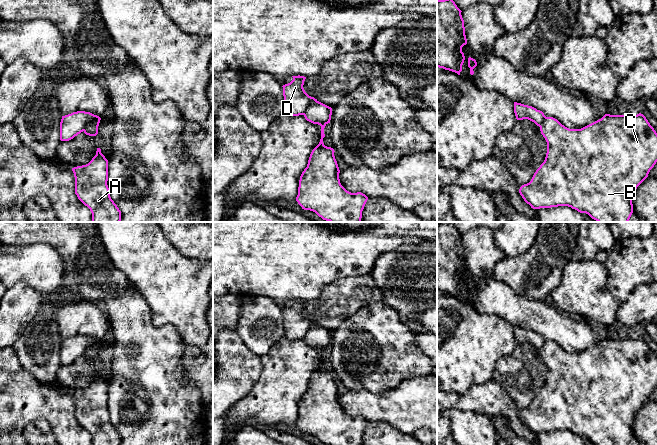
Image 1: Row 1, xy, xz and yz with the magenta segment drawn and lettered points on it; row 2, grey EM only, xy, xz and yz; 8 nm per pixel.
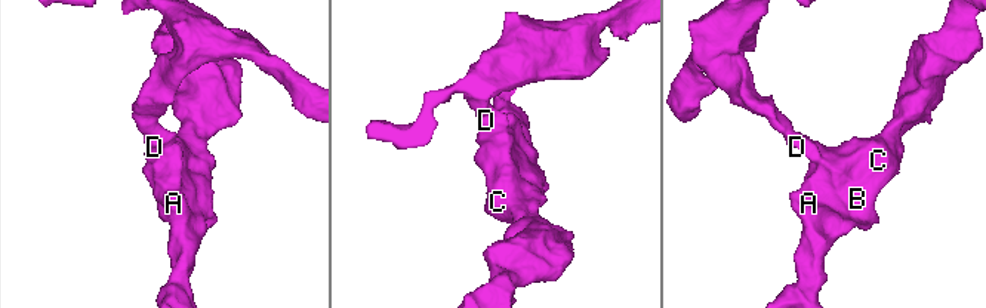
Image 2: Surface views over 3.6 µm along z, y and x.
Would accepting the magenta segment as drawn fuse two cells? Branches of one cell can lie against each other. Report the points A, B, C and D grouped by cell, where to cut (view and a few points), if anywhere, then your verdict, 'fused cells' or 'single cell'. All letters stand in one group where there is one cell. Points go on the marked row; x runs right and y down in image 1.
A B C / D; cut in xy along (99, 119), (89, 122), (83, 130); fused cells

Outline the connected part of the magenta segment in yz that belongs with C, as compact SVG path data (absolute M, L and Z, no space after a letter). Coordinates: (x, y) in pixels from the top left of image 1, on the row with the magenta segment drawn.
M639 113L637 115L610 115L605 114L601 119L581 128L569 129L562 125L557 119L553 117L546 117L540 131L547 142L547 153L544 162L534 173L531 181L520 187L519 193L524 201L533 209L551 208L558 206L568 206L577 210L580 213L588 214L597 222L628 222L633 213L632 199L637 187L648 177L650 170L657 162L657 133L650 125L646 117Z

